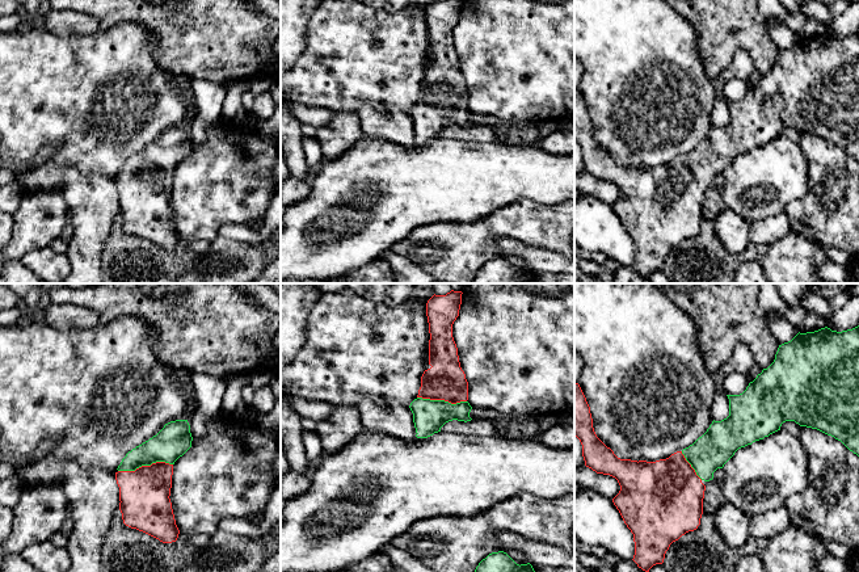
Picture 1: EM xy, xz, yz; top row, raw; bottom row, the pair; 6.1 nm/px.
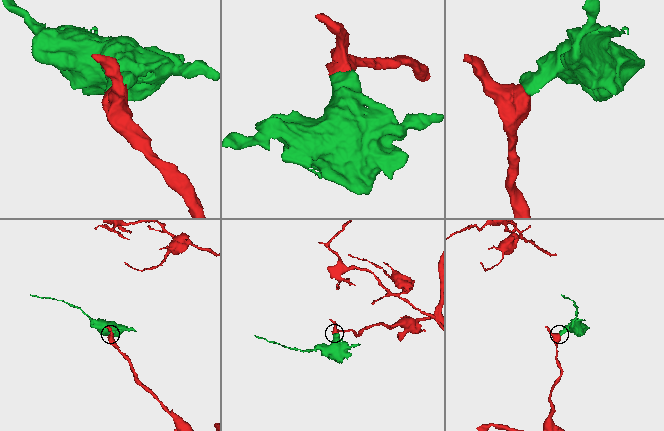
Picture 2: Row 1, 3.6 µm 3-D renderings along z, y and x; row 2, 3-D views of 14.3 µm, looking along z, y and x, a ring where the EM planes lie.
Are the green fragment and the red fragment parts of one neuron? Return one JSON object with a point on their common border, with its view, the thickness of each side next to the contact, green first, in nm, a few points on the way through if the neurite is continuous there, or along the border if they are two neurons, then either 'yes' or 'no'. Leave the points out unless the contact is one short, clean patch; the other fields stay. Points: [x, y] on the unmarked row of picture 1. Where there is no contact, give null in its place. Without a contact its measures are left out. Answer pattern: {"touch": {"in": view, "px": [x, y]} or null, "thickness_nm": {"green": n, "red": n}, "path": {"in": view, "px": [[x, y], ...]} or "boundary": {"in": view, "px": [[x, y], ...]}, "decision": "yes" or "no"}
{"touch": {"in": "xy", "px": [144, 171]}, "thickness_nm": {"green": 200, "red": 300}, "path": {"in": "xy", "px": [[175, 144], [144, 171], [144, 200]]}, "decision": "yes"}

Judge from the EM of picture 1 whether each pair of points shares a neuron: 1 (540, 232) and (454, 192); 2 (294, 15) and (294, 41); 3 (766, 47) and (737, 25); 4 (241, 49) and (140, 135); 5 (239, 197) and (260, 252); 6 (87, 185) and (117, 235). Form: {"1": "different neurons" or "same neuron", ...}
{"1": "different neurons", "2": "same neuron", "3": "same neuron", "4": "different neurons", "5": "different neurons", "6": "different neurons"}

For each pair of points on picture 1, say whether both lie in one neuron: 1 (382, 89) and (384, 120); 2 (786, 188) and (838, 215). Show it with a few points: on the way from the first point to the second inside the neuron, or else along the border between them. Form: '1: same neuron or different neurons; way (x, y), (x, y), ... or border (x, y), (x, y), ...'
1: different neurons; border (356, 110), (377, 106), (408, 113)
2: different neurons; border (808, 165), (809, 189), (791, 201), (783, 211)

